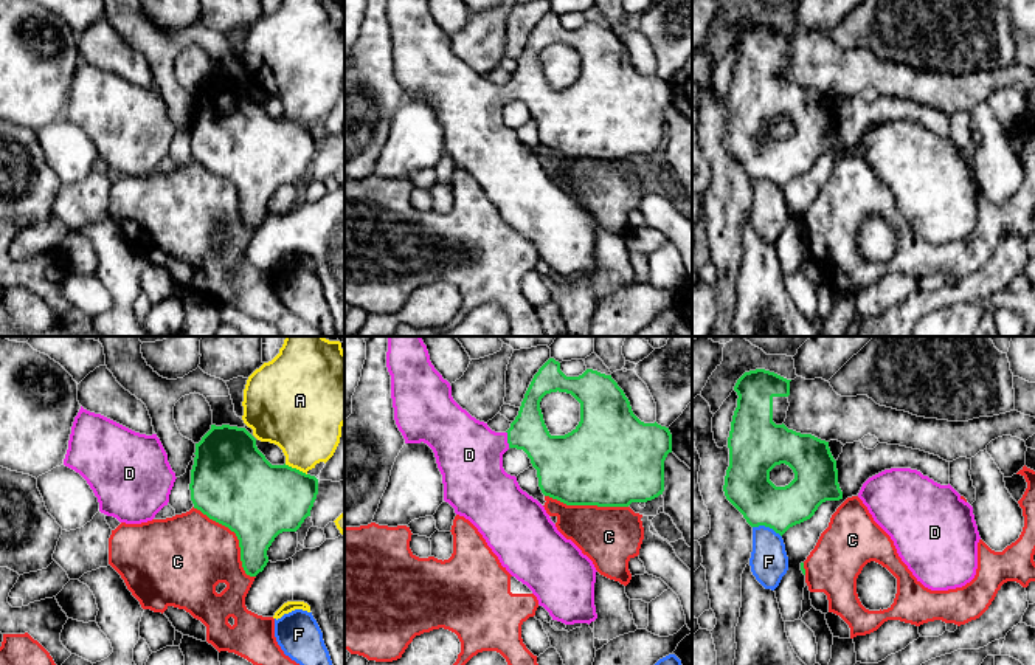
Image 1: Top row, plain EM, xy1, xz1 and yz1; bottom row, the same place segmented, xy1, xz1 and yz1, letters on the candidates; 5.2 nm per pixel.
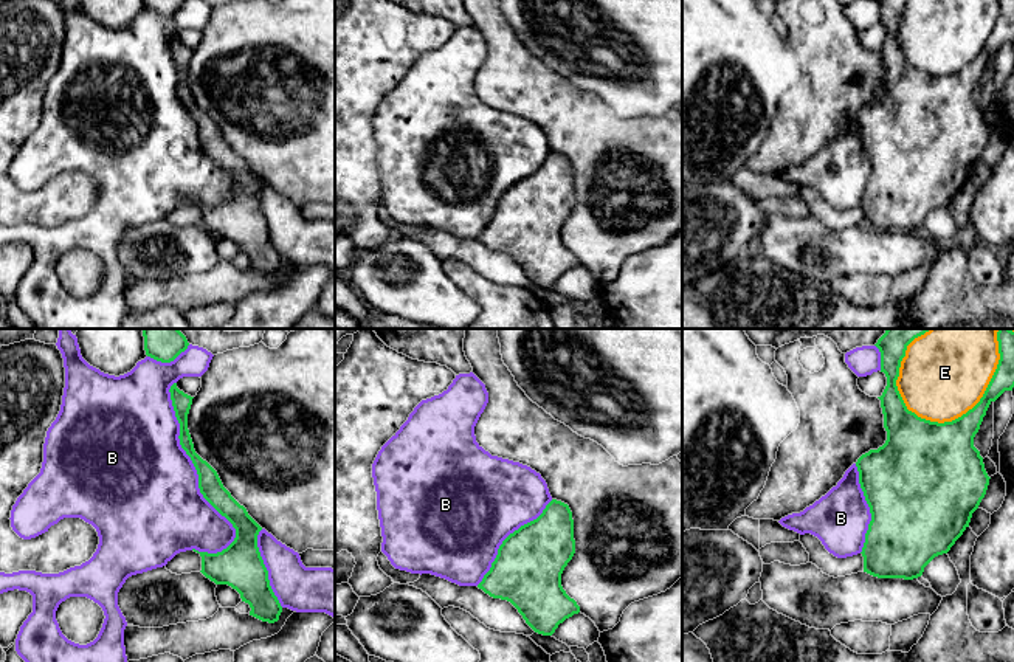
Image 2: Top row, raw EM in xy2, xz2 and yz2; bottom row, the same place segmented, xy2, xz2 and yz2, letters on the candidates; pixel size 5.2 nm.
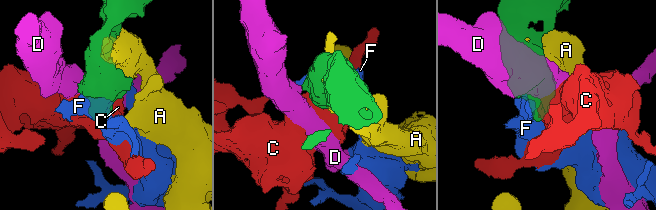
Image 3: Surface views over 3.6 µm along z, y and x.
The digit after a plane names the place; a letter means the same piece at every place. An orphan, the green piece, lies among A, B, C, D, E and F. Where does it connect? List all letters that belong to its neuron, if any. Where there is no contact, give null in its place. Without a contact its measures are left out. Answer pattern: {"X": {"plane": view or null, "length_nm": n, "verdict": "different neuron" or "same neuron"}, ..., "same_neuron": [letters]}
{"A": {"plane": "xy1", "length_nm": 130, "verdict": "different neuron"}, "B": {"plane": "xy2", "length_nm": 900, "verdict": "different neuron"}, "C": {"plane": "xy1", "length_nm": 480, "verdict": "different neuron"}, "D": {"plane": "xz1", "length_nm": 90, "verdict": "same neuron"}, "E": {"plane": "yz2", "length_nm": 600, "verdict": "different neuron"}, "F": {"plane": "yz1", "length_nm": 160, "verdict": "different neuron"}, "same_neuron": ["D"]}

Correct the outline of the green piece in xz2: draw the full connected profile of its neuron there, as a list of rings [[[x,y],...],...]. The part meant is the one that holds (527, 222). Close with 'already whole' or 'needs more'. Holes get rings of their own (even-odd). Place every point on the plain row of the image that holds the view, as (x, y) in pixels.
[[[552,152],[536,172],[502,194],[478,240],[493,251],[510,254],[535,285],[552,288],[560,276],[580,265],[577,254],[561,239],[561,226],[574,206],[572,164],[567,157]]]; already whole

